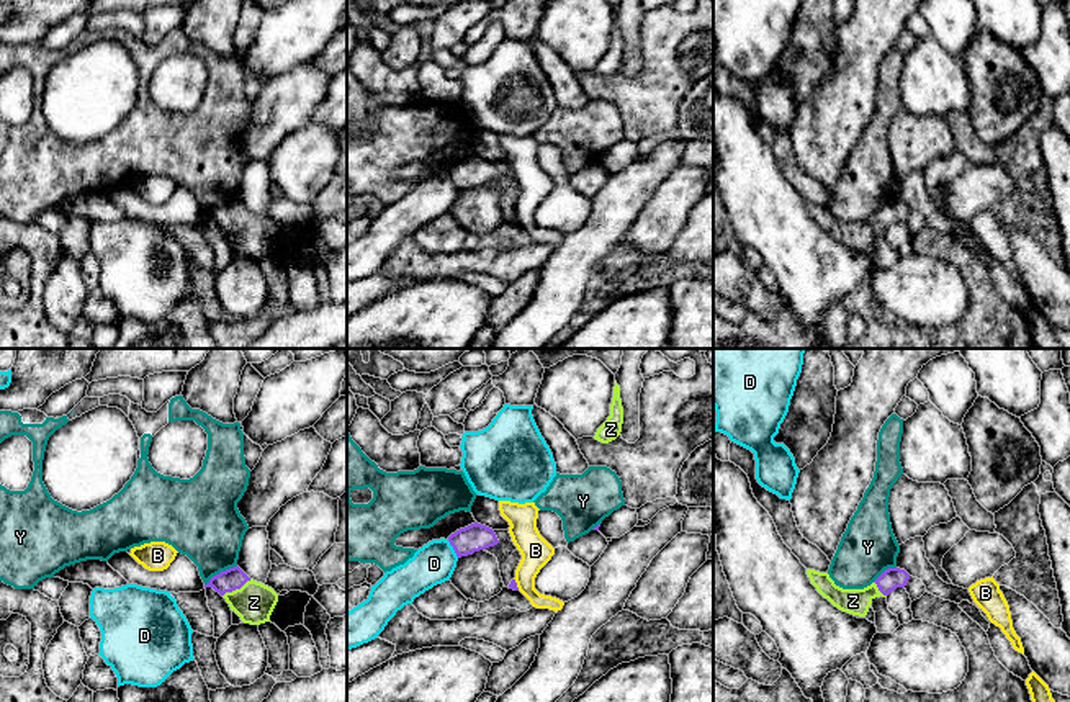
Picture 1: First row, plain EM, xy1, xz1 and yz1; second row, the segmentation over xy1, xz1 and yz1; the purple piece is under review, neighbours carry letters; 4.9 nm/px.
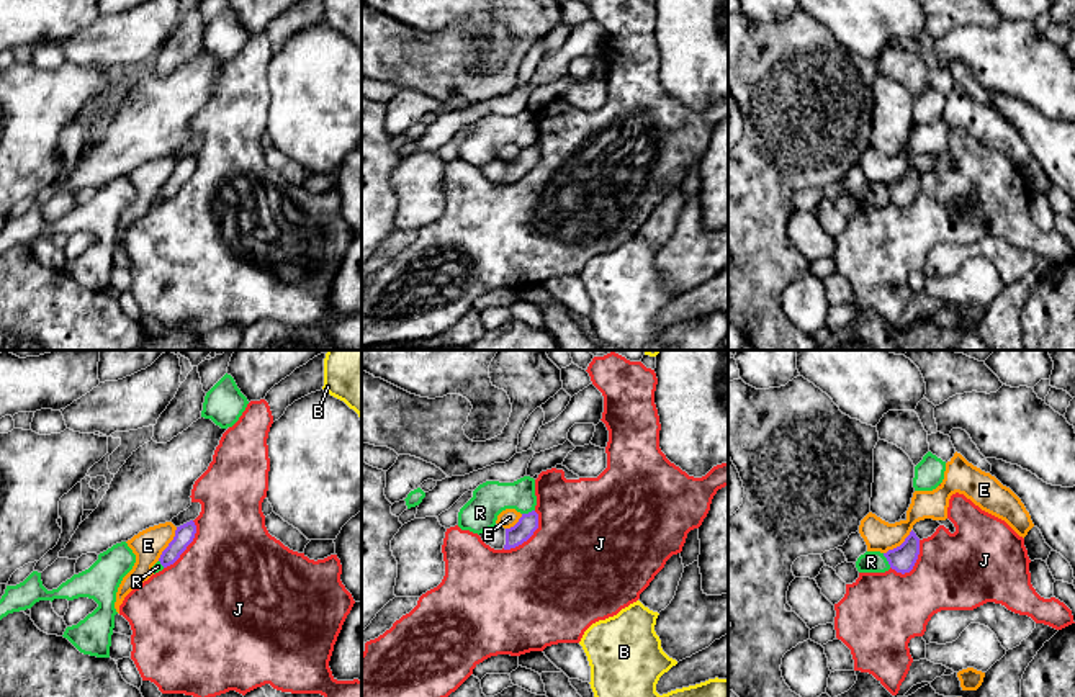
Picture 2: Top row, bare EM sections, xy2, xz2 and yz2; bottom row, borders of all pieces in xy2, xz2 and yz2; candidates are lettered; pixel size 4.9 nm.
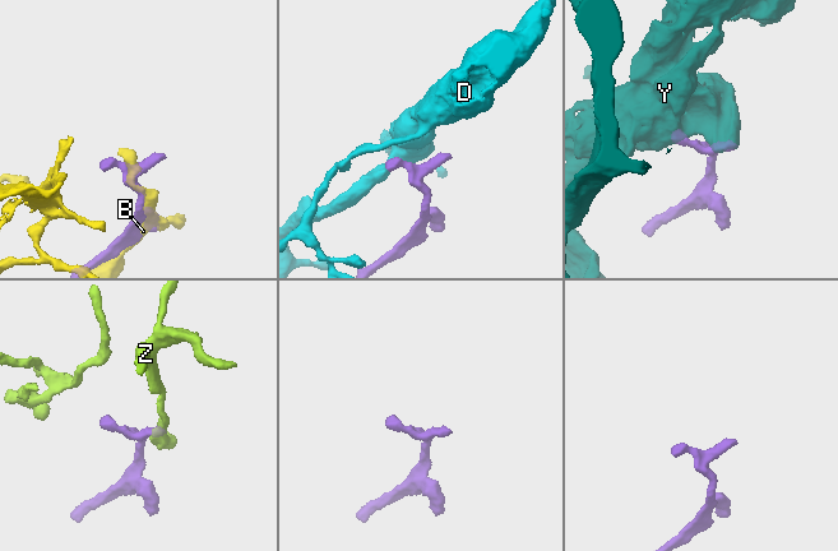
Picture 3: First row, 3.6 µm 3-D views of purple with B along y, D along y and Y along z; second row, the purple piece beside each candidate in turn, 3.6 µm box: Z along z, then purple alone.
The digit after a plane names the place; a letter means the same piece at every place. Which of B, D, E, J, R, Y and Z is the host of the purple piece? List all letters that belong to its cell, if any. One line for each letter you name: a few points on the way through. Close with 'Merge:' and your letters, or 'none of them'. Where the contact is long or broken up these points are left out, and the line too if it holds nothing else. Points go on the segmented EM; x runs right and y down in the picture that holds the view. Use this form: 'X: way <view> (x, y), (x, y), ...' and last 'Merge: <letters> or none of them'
Z: way xy1 (234, 578), (236, 588), (254, 602)
Merge: Z

